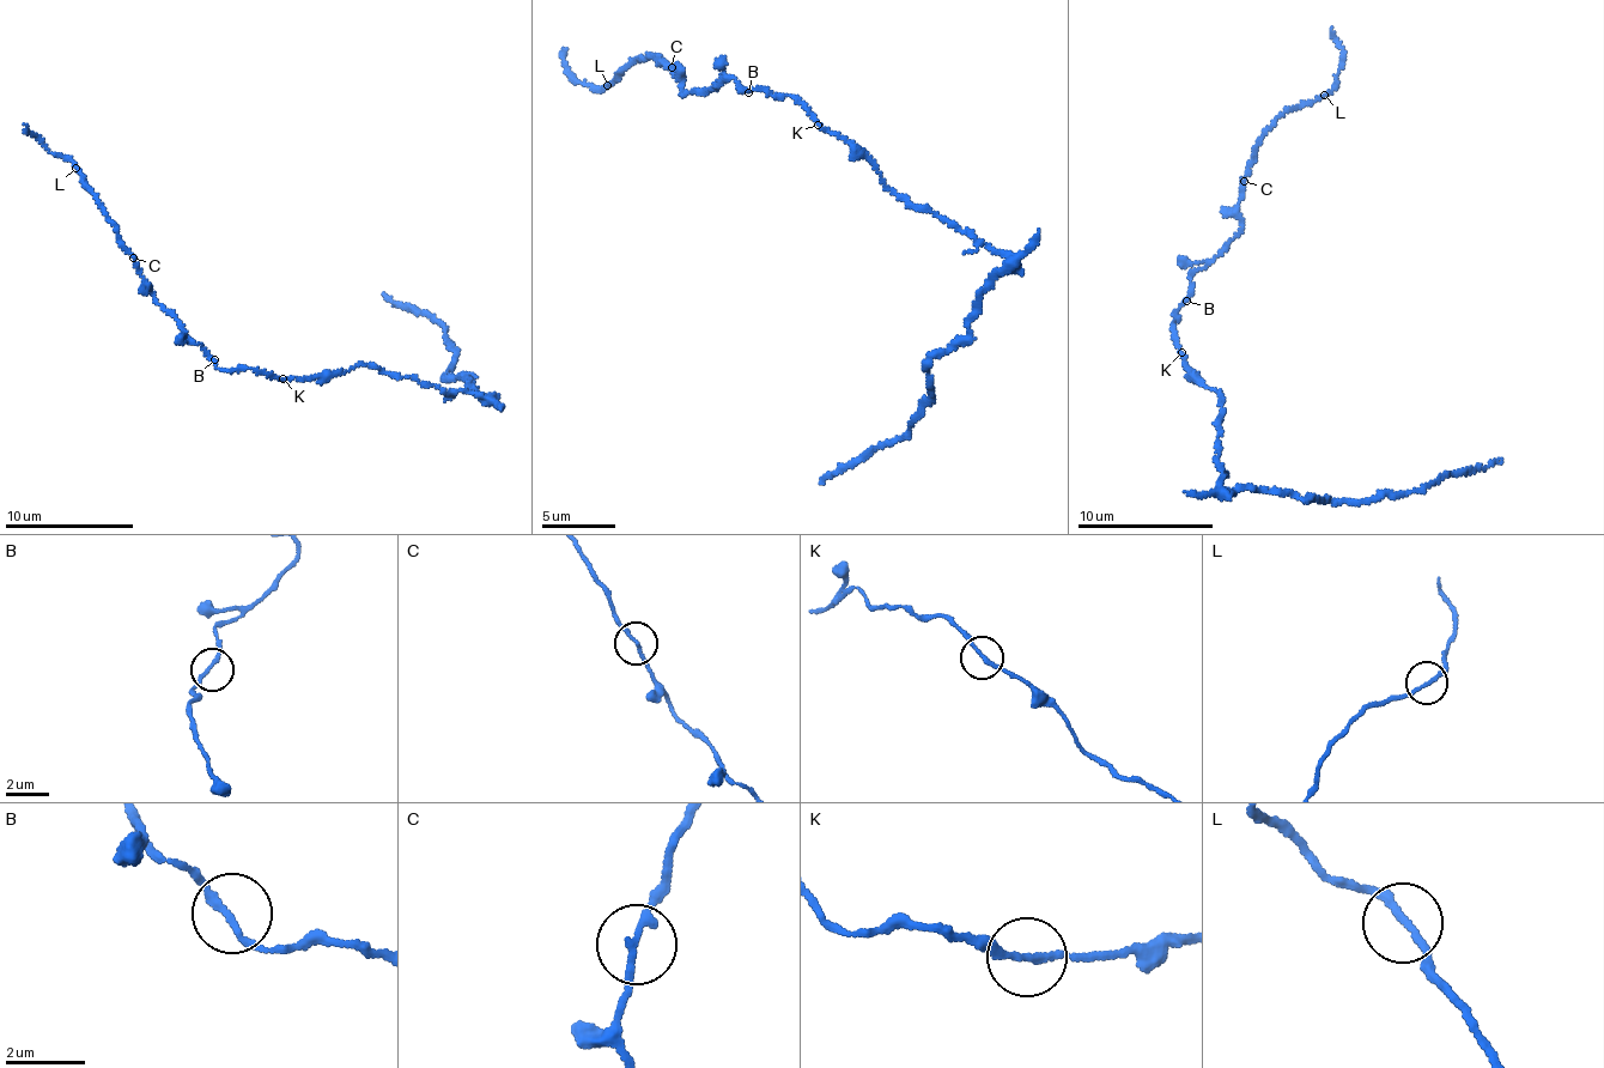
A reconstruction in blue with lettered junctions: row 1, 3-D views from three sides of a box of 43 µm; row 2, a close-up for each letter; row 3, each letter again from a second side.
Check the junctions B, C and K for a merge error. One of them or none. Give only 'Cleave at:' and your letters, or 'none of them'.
Cleave at: none of them

